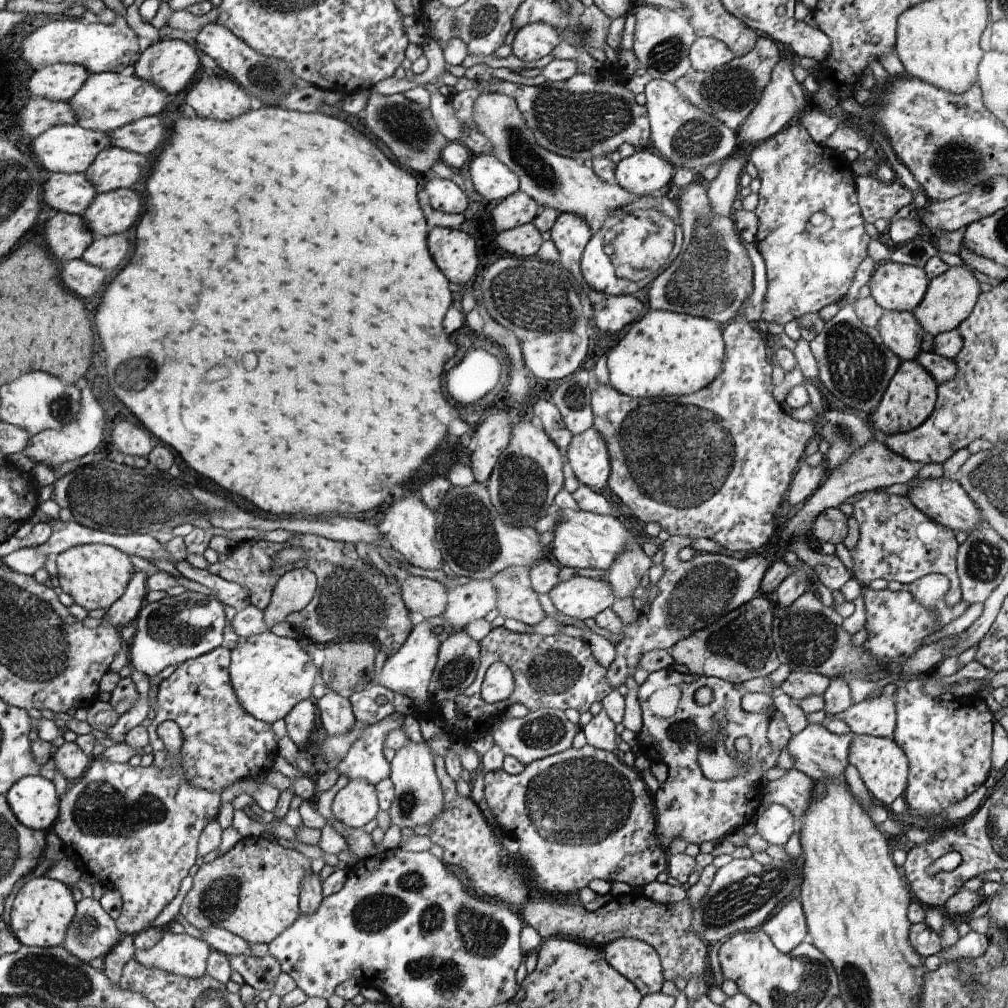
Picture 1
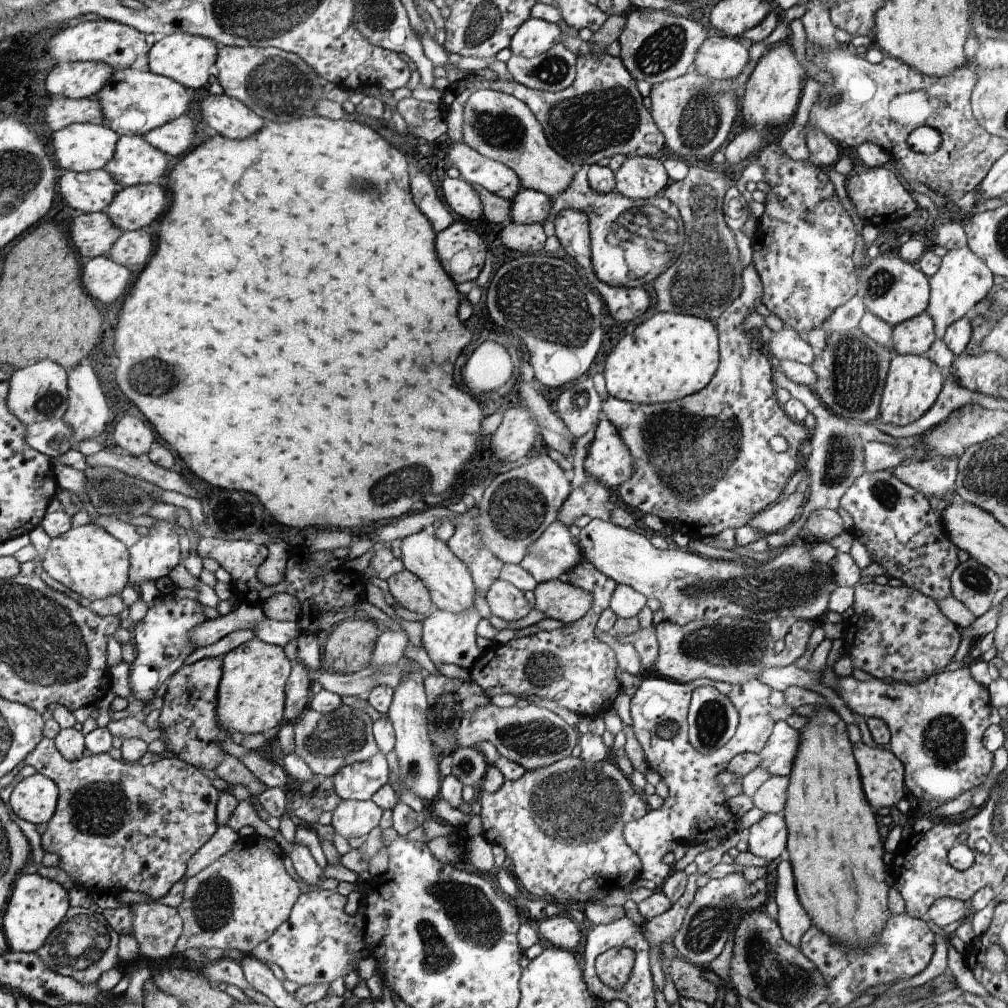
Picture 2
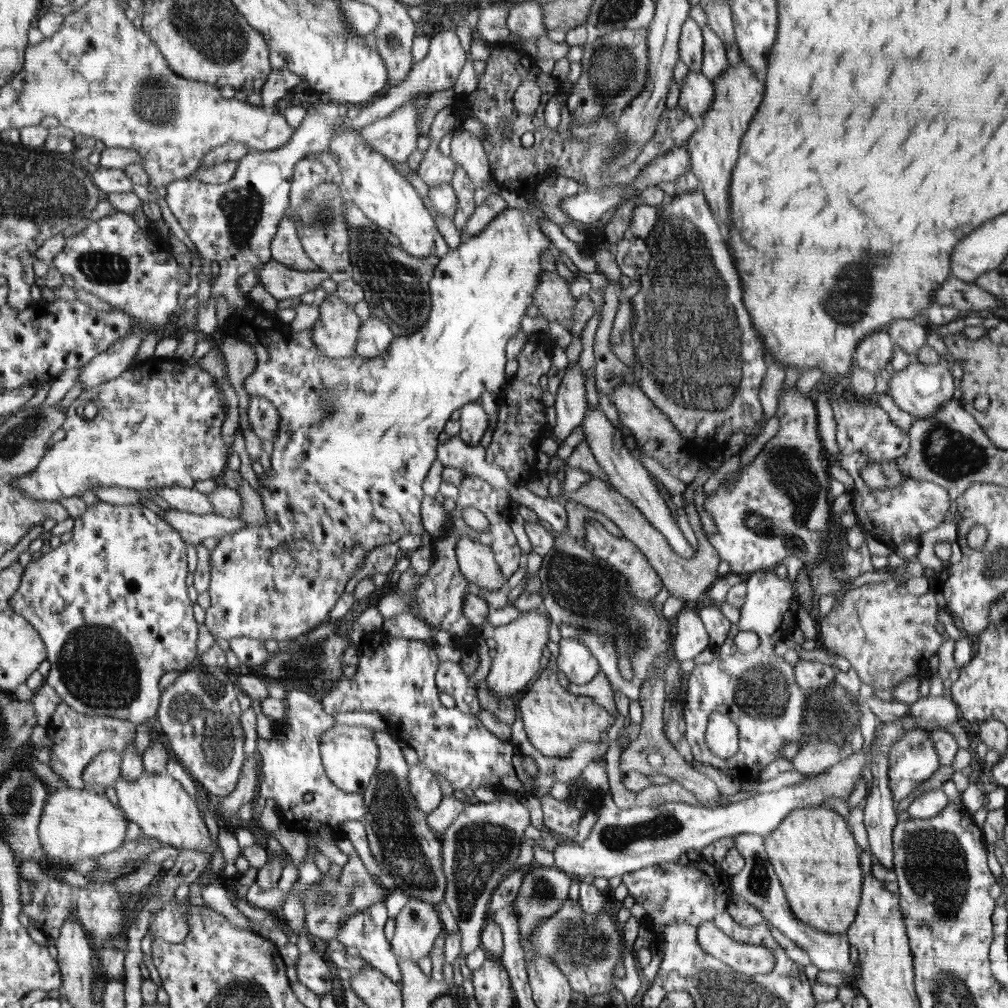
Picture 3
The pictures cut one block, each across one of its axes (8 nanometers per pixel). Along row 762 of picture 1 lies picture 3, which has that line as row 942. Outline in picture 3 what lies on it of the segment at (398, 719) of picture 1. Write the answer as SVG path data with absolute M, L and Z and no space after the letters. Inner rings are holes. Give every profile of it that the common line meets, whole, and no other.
M378 901L372 903L367 910L353 914L346 919L337 934L337 940L345 947L352 946L360 952L360 957L368 962L370 965L375 966L382 974L390 977L392 981L400 984L401 970L399 969L399 962L397 956L392 952L391 944L385 935L385 924L388 918L386 912L386 903Z

